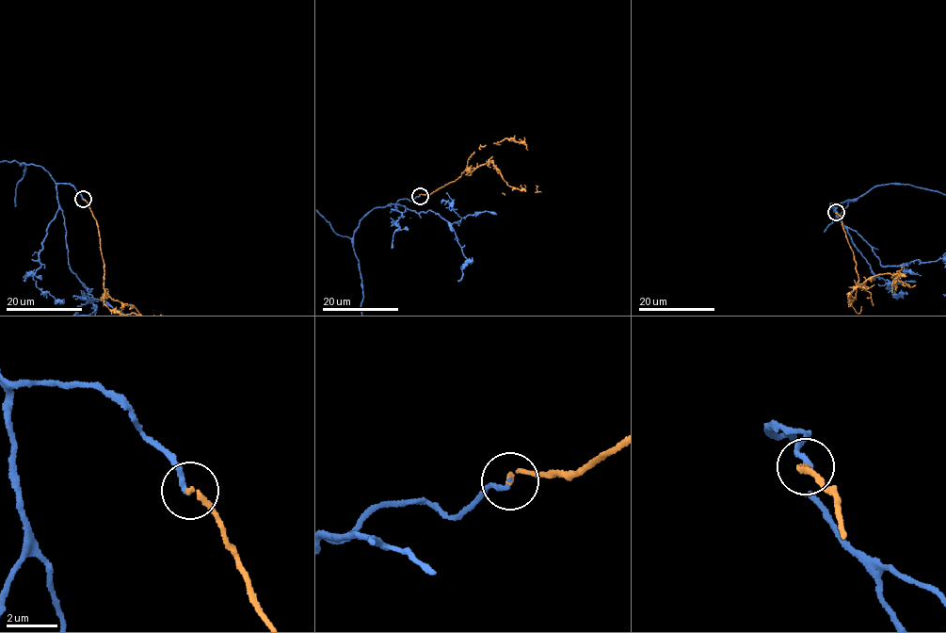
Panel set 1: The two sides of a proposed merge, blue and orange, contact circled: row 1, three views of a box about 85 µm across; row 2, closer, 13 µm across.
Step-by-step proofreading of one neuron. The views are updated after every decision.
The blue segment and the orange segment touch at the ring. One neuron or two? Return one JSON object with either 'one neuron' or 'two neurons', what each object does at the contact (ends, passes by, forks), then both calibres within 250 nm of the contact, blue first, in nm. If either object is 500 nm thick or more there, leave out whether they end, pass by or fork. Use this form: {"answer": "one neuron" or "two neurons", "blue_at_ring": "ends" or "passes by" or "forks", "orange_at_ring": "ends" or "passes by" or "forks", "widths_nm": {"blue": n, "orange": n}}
{"answer": "one neuron", "blue_at_ring": "ends", "orange_at_ring": "ends", "widths_nm": {"blue": 160, "orange": 190}}

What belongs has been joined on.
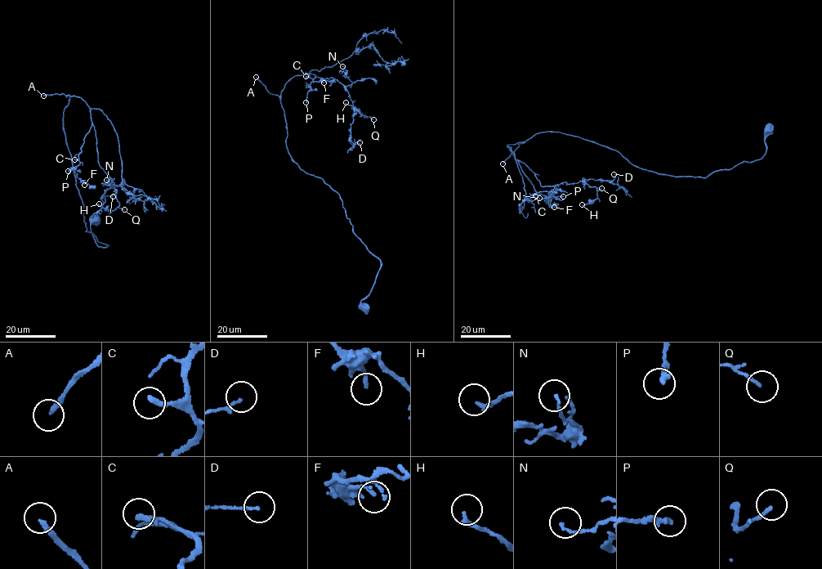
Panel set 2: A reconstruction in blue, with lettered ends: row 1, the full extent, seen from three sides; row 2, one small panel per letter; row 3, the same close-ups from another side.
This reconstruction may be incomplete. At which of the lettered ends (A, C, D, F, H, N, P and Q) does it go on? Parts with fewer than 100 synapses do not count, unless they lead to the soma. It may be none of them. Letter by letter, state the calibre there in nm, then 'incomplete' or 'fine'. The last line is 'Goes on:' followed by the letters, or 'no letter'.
A: 200 nm thick; incomplete
C: 280 nm thick; fine
D: 140 nm thick; fine
F: 160 nm thick; fine
H: 170 nm thick; fine
N: 110 nm thick; fine
P: 240 nm thick; incomplete
Q: 130 nm thick; fine
Goes on: A, P

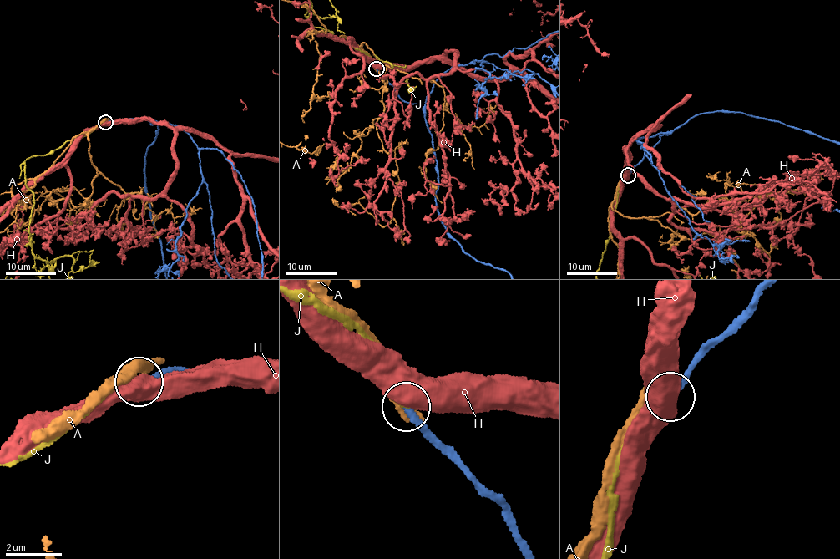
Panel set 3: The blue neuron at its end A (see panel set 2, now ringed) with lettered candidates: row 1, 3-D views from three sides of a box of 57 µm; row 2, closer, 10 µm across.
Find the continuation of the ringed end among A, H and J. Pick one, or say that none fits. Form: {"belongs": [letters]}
{"belongs": ["J"]}

